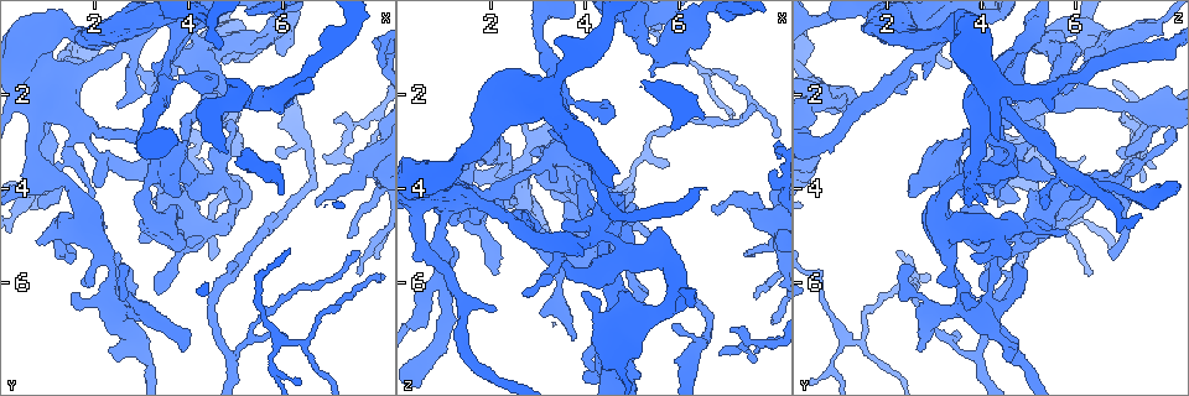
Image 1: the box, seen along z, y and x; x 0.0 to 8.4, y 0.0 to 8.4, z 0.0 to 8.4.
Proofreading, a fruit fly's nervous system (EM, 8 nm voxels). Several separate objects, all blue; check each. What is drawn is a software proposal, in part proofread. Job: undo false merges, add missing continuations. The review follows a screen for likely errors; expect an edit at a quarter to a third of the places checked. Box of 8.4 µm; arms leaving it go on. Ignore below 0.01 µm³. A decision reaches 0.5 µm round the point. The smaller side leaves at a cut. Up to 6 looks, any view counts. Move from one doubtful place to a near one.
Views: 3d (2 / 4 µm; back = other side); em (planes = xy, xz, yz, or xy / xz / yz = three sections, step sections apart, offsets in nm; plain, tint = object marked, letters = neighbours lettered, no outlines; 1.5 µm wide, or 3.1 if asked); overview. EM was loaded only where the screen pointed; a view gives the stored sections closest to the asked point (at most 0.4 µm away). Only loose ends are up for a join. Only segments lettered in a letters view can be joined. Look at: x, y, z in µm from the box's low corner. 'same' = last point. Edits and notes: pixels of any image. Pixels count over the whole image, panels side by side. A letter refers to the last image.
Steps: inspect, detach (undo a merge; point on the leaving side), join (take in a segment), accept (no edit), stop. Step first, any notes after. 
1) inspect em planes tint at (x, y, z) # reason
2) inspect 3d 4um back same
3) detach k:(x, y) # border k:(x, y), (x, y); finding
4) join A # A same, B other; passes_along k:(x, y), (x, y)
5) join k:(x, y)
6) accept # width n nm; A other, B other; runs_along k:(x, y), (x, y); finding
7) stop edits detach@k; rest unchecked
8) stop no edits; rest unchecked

inspect 3d 2um at (3.45, 1.75, 5.60)

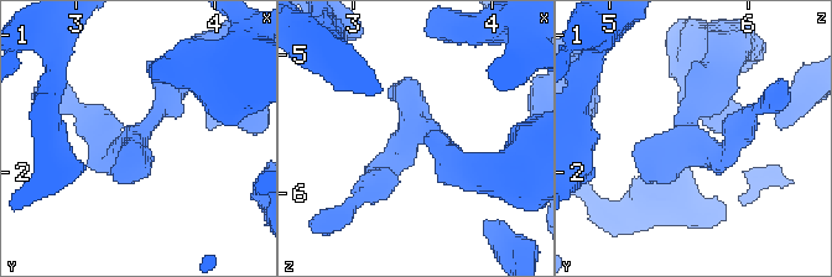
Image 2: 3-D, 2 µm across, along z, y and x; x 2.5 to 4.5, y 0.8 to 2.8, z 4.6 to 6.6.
inspect em xy step 8 tint at (3.42, 1.76, 5.60) # need the tissue

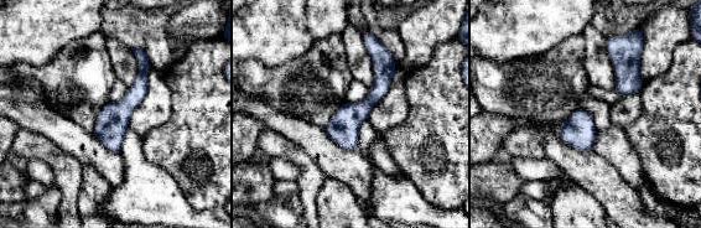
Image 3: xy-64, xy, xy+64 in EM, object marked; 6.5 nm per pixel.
inspect em planes letters same

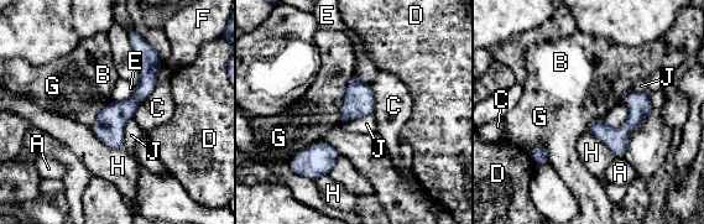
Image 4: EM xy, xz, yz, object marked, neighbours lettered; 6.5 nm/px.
accept # A other, B other, C other, D other, E other, F other, G other, H other, J other; runs_along 4:(142, 50), (146, 86), (113, 123), (113, 145); continuous, no second neuron

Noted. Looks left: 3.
inspect 3d 4um at (3.45, 4.00, 5.65) # thin arm on a thick one

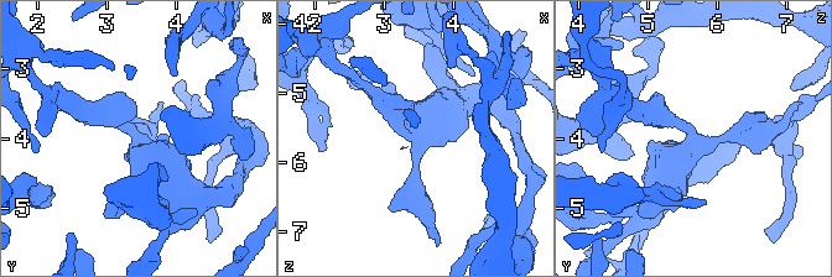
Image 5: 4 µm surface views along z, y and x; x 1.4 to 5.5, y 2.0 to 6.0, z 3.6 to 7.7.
inspect em planes letters at (3.50, 4.05, 5.65) # arms 3; arm_widths 180, 260, 500 nm; now the EM

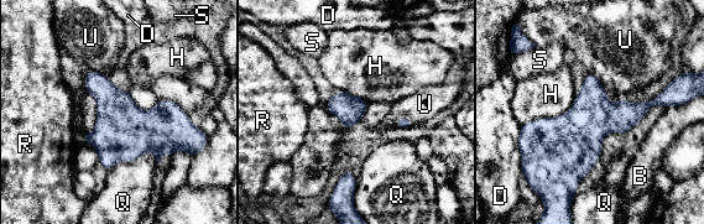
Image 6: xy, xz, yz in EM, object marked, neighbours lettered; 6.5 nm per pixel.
accept # width 190 nm; B other, D other, H other, Q other, R other, S other, U other; continuous, no second neuron

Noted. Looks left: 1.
inspect em planes letters at (3.85, 7.50, 2.70) # free end

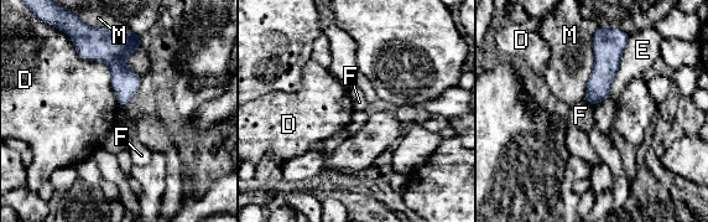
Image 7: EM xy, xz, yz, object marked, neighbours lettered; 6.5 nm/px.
accept # width 150 nm; longest_contact D 550 nm; D other, E other, F other, M other; no lettered segment goes on from it

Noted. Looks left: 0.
stop no edits; rest unchecked

